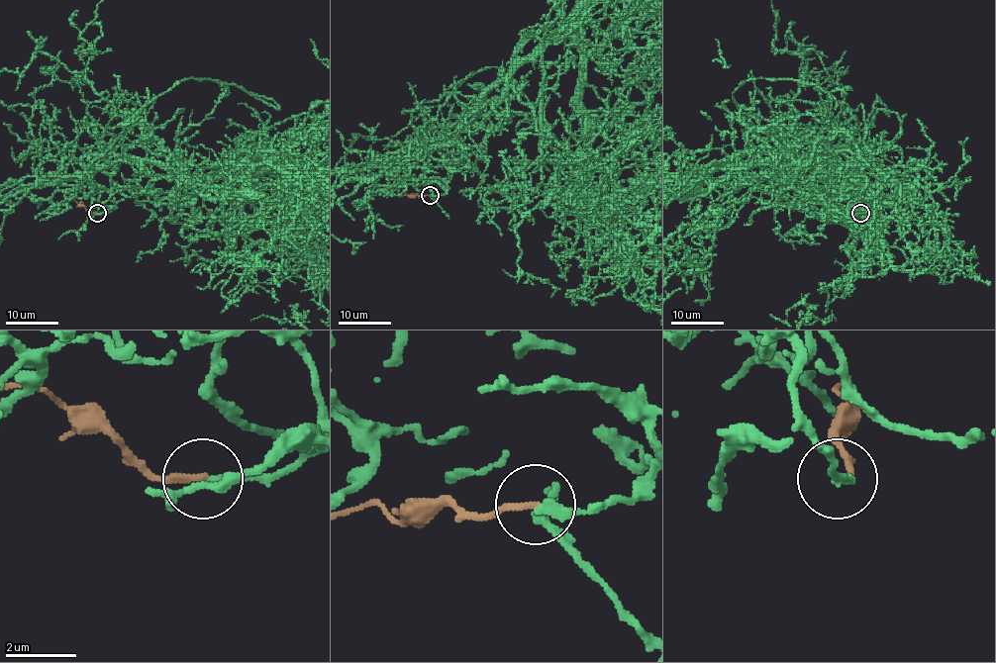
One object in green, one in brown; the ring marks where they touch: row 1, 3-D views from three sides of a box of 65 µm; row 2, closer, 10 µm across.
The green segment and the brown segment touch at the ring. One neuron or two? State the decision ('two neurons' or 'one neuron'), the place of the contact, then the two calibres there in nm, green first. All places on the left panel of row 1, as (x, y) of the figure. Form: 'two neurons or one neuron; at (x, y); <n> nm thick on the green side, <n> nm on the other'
two neurons; at (97, 213); 300 nm thick on the green side, 180 nm on the other

